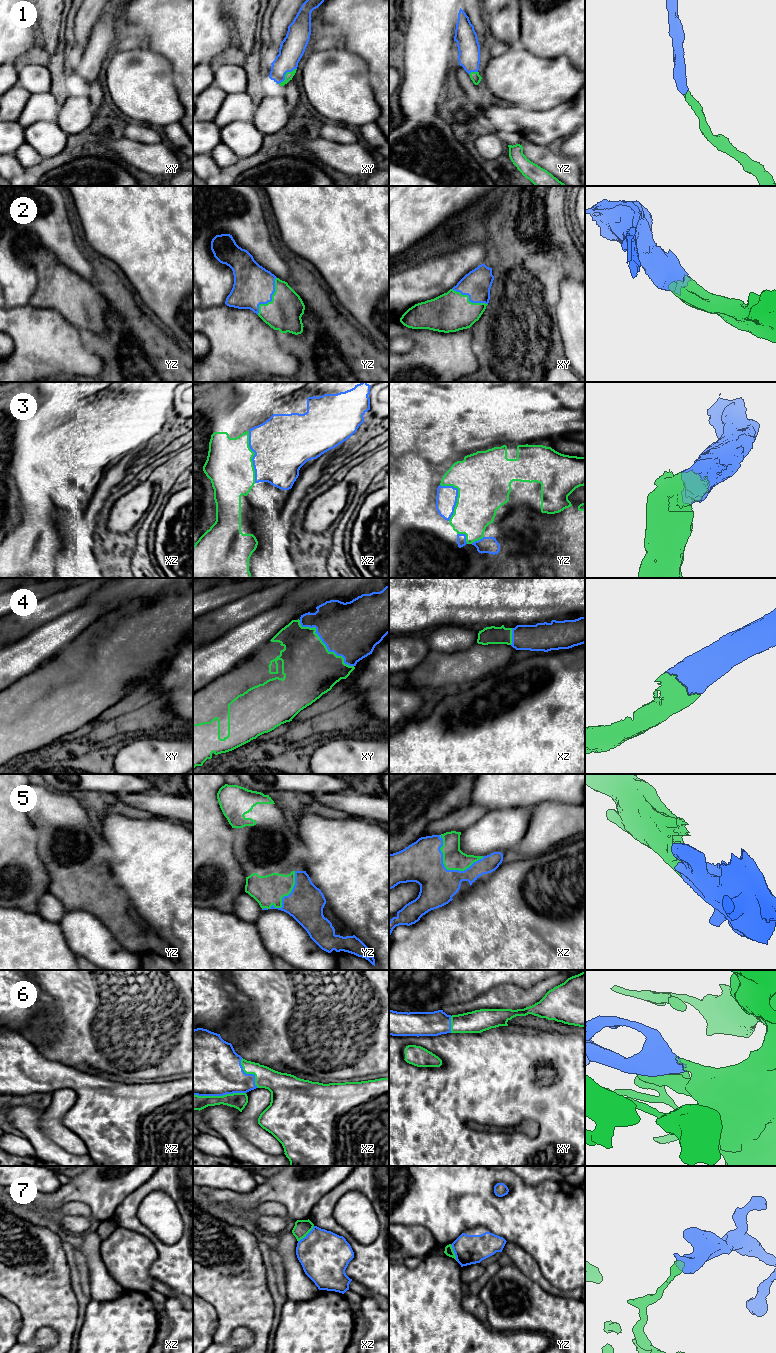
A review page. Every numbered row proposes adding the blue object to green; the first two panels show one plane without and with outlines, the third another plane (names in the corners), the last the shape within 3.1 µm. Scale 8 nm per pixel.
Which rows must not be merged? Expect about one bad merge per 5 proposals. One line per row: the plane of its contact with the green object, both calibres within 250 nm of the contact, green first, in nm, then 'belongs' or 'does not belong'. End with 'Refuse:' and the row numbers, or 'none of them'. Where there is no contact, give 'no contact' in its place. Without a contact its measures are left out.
1: xy | 60/200 nm | belongs
2: yz | 280/320 nm | belongs
3: xz | 380/440 nm | belongs
4: xy | 420/440 nm | belongs
5: xz | 180/340 nm | belongs
6: xz | 130/460 nm | belongs
7: xz | 130/400 nm | does not belong
Refuse: 7

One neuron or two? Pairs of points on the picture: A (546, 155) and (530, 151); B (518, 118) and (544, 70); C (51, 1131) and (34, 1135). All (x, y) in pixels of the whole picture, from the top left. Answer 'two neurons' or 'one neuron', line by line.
A: one neuron
B: two neurons
C: two neurons

